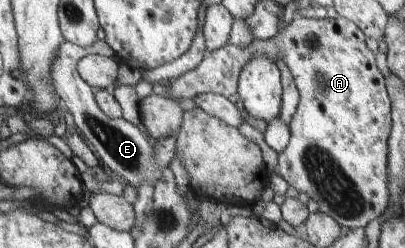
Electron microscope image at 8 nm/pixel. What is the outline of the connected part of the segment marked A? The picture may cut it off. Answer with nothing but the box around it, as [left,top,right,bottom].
[169,16,389,231]

